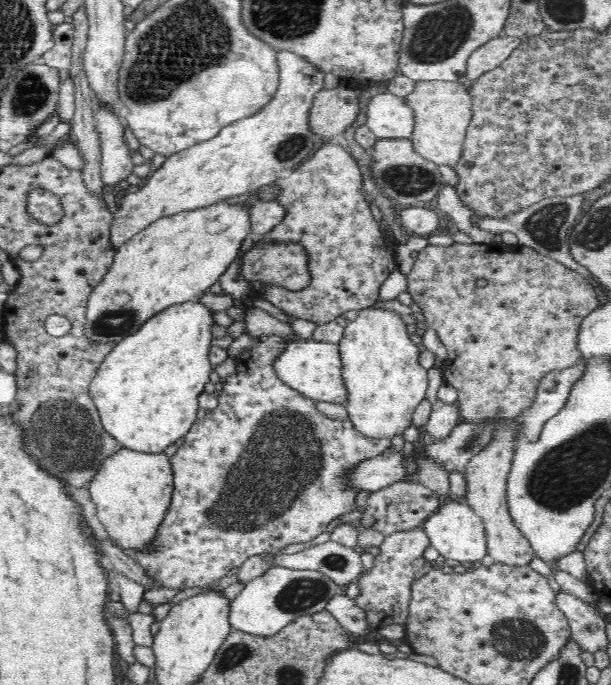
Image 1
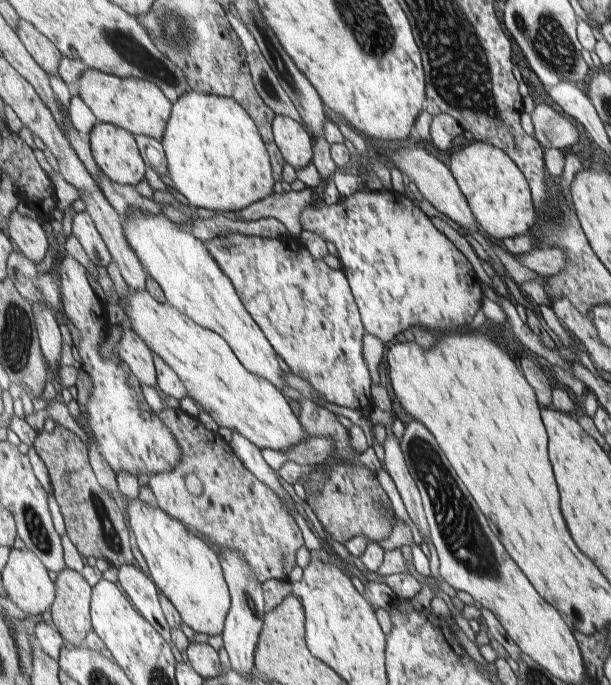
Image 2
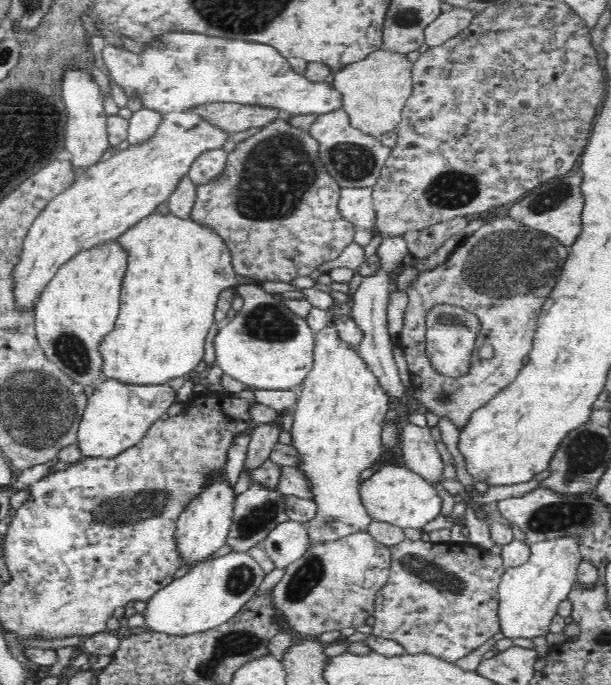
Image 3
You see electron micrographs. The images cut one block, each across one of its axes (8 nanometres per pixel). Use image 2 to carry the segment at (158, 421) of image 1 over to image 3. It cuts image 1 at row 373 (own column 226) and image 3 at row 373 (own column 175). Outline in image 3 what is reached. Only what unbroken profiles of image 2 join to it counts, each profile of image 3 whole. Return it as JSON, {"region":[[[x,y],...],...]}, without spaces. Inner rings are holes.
{"region":[[[157,211],[146,214],[114,242],[126,251],[126,268],[120,282],[120,308],[114,330],[99,346],[104,361],[103,377],[126,384],[164,384],[172,378],[185,380],[194,376],[195,368],[203,360],[208,330],[216,324],[214,311],[218,294],[228,286],[251,284],[253,278],[235,271],[231,252],[216,231],[198,220],[180,218],[171,212],[166,216]]]}

